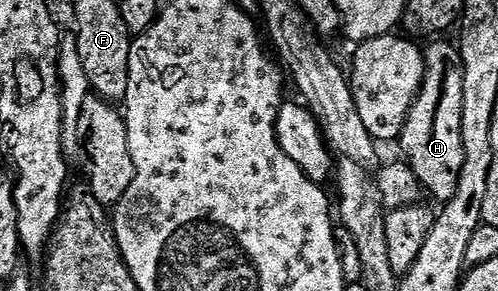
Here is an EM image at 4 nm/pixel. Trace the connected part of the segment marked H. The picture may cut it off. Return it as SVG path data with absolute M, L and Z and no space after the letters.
M432 41L423 48L424 84L402 129L398 146L403 162L418 177L421 188L443 205L454 197L464 164L462 149L462 77L464 66L459 50L448 41Z

